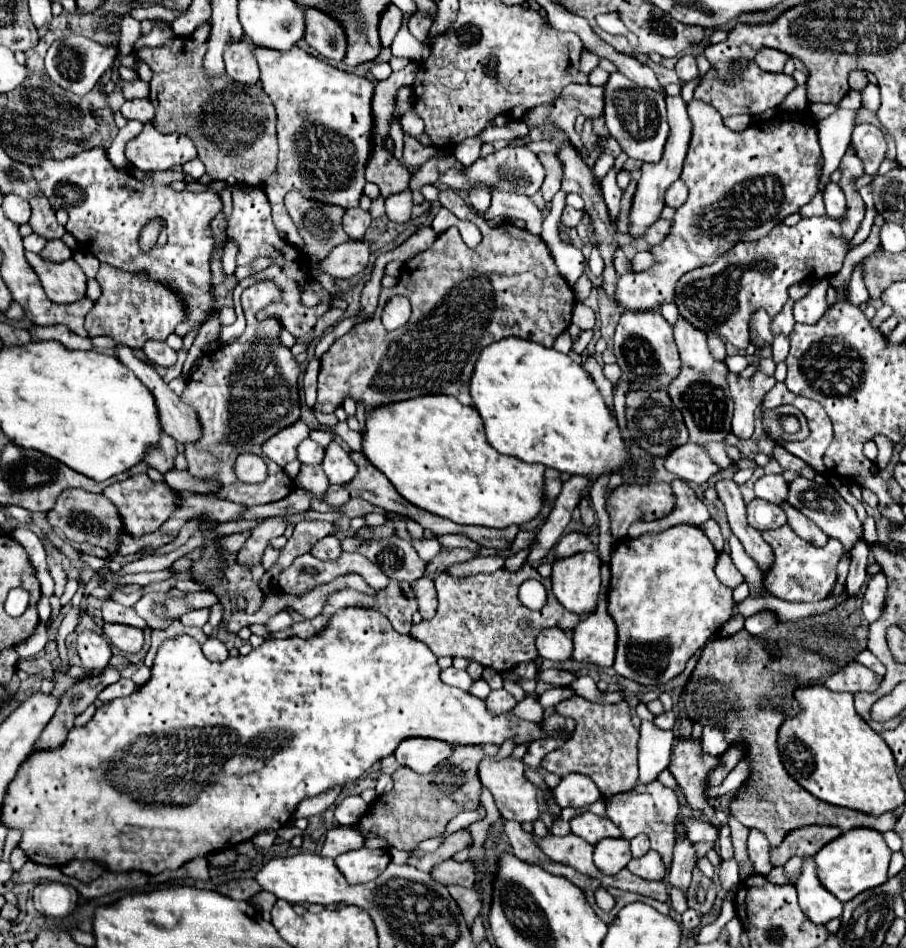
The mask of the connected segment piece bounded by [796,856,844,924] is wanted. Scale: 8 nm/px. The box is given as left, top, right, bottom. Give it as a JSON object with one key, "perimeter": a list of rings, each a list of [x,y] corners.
{"perimeter":[[[812,856],[802,858],[802,874],[796,880],[798,890],[798,902],[802,912],[814,922],[814,924],[826,924],[828,920],[842,916],[842,902],[834,898],[828,890],[824,890],[822,882],[818,882],[816,866]]]}

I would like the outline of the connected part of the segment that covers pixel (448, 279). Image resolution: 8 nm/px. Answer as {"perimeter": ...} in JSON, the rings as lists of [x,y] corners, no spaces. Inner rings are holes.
{"perimeter":[[[442,190],[440,204],[448,208],[456,218],[470,220],[482,230],[482,242],[476,248],[468,248],[460,238],[456,226],[438,234],[436,242],[430,250],[416,254],[402,266],[400,280],[394,288],[382,288],[378,308],[370,320],[360,322],[348,334],[338,338],[330,350],[320,358],[320,374],[318,374],[318,398],[314,404],[314,412],[330,414],[346,396],[354,400],[362,400],[366,412],[380,404],[390,404],[398,400],[408,400],[422,394],[450,394],[460,396],[462,404],[472,406],[468,382],[478,360],[482,346],[492,344],[494,340],[502,340],[506,336],[520,336],[526,340],[534,340],[546,348],[550,348],[558,334],[568,330],[572,320],[572,310],[576,306],[574,292],[568,282],[558,272],[556,260],[548,248],[548,244],[538,234],[530,234],[526,228],[518,228],[514,224],[488,226],[484,218],[480,218],[470,204],[466,204],[456,192]],[[394,294],[402,294],[412,304],[412,316],[406,326],[388,332],[382,326],[380,314],[388,298]]]}

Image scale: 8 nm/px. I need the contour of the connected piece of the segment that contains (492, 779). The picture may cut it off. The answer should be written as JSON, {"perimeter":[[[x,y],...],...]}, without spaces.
{"perimeter":[[[486,756],[478,766],[478,776],[484,788],[488,788],[496,800],[496,806],[506,820],[516,820],[520,824],[534,822],[538,818],[538,804],[536,804],[536,788],[524,778],[524,760],[522,758],[504,758],[496,760],[494,756]]]}

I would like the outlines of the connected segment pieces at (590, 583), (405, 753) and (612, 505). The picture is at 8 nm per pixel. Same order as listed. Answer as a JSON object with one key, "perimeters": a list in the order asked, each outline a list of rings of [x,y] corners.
{"perimeters":[[[[582,552],[570,558],[560,558],[552,562],[552,592],[566,610],[572,612],[594,612],[598,590],[600,590],[600,558],[596,552]]],[[[406,738],[406,742],[398,744],[394,750],[394,758],[402,764],[412,768],[418,774],[430,772],[436,764],[446,760],[452,754],[452,744],[438,742],[430,738]]],[[[648,482],[648,484],[620,484],[610,492],[606,498],[606,512],[610,516],[610,528],[612,534],[626,534],[628,526],[636,520],[652,520],[666,516],[674,506],[672,488],[666,482]]]]}

